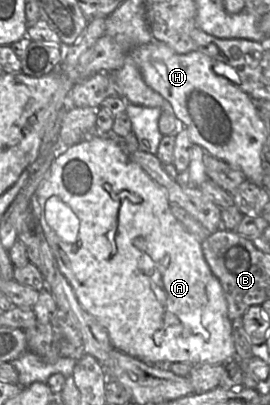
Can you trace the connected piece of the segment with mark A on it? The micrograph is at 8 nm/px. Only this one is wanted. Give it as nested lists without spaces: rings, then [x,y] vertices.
[[[91,134],[60,153],[53,160],[49,173],[36,191],[40,204],[40,224],[44,237],[56,259],[62,275],[71,285],[80,305],[106,330],[115,349],[152,365],[175,362],[224,364],[235,356],[232,322],[228,318],[228,304],[218,278],[207,264],[201,242],[177,220],[171,212],[166,192],[132,161],[111,137]]]

